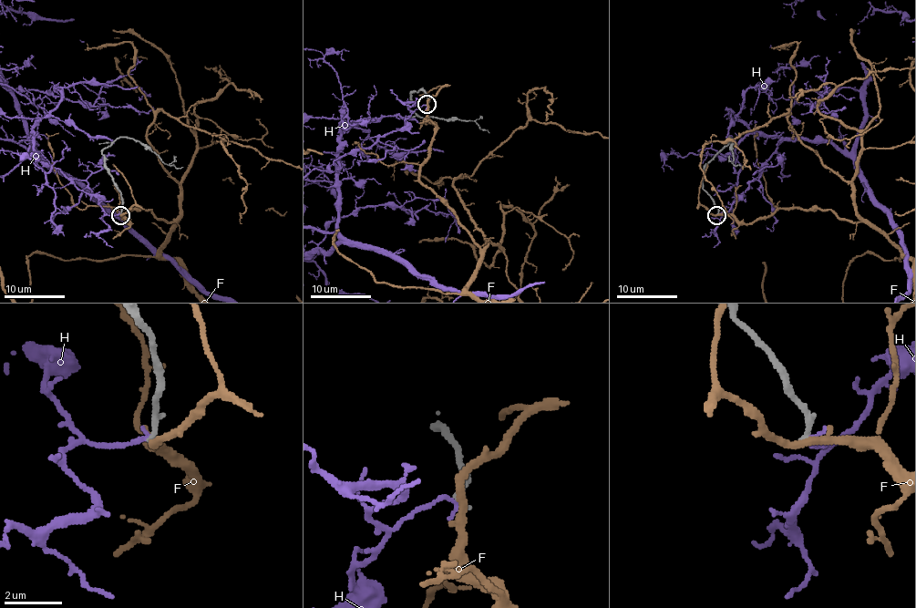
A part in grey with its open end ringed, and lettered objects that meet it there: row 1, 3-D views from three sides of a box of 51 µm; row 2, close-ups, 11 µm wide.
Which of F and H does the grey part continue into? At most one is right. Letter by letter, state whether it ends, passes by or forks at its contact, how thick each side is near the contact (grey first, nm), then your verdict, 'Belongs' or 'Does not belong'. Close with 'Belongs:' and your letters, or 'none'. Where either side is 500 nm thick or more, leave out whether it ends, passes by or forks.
F: It passes by. Thickness 220 nm (grey) against 280 nm. Does not belong
H: It ends there. Thickness 240 nm (grey) against 140 nm. Does not belong
Belongs: none

